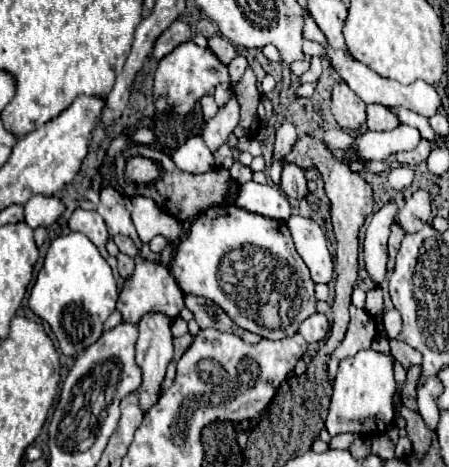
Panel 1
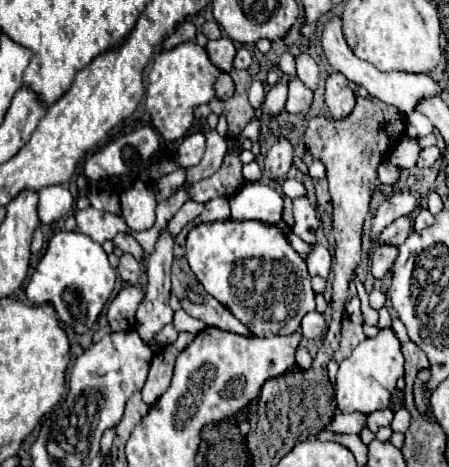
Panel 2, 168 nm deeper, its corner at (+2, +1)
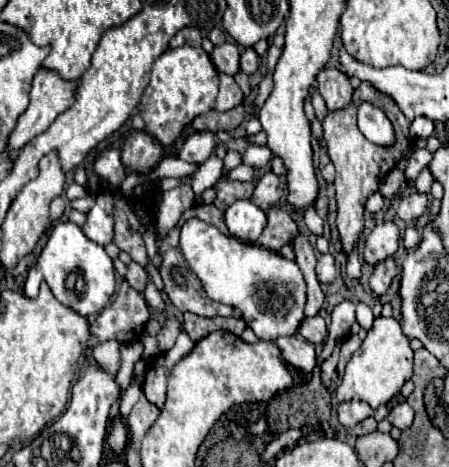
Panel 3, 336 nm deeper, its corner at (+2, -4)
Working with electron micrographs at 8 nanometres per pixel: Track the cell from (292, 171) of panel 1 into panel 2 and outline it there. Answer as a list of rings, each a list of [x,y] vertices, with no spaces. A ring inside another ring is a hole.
[[[293,199],[293,217],[295,217],[295,225],[291,227],[291,231],[295,235],[299,235],[303,241],[313,243],[315,241],[315,231],[319,227],[319,219],[315,215],[315,209],[311,207],[309,199]]]

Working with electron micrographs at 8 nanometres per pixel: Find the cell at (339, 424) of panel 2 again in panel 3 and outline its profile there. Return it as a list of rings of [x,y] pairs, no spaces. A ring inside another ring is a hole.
[[[341,402],[337,410],[337,418],[345,428],[355,428],[361,420],[373,416],[373,410],[365,402]]]

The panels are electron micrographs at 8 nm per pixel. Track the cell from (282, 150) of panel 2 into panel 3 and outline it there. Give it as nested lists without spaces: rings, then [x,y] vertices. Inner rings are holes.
[[[269,170],[255,186],[253,192],[253,202],[257,202],[257,206],[261,206],[263,210],[267,210],[271,204],[279,202],[281,196],[285,192],[285,182],[281,180],[281,176],[277,176],[273,170]]]

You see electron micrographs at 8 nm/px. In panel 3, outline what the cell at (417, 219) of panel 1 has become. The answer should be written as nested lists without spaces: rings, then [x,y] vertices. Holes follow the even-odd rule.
[[[383,222],[377,224],[371,234],[367,236],[363,258],[369,264],[377,264],[389,256],[393,256],[401,242],[401,230],[395,222]]]

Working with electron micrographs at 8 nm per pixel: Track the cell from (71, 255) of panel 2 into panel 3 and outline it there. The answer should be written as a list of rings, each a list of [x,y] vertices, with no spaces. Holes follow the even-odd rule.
[[[57,222],[41,256],[31,266],[25,280],[25,296],[37,298],[41,282],[47,282],[53,296],[67,308],[81,316],[99,314],[111,300],[115,290],[115,268],[103,246],[85,238],[81,228],[73,222]]]

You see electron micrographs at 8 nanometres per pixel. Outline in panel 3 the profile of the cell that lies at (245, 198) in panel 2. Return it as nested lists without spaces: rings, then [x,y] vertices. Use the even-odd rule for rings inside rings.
[[[237,200],[225,212],[225,222],[231,236],[255,242],[267,226],[267,212],[253,200]]]

